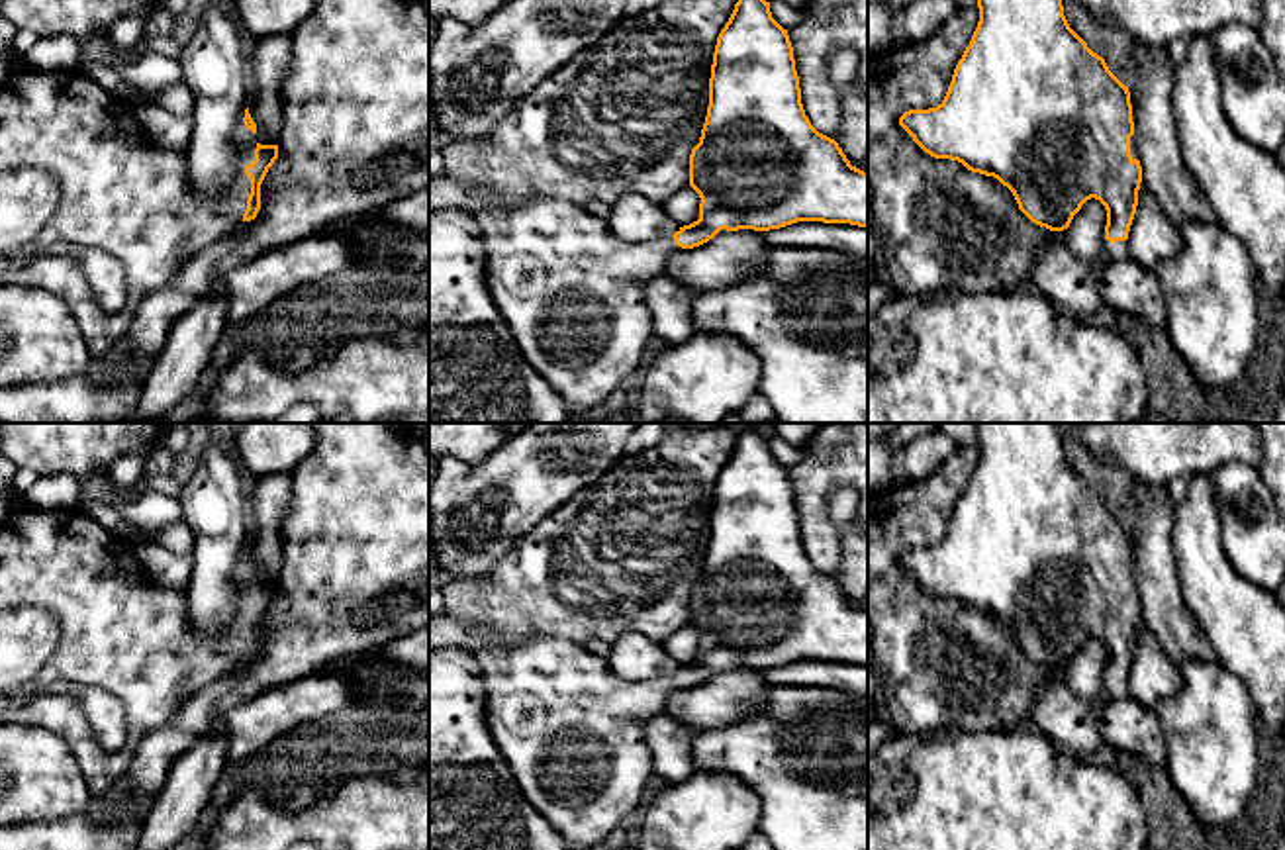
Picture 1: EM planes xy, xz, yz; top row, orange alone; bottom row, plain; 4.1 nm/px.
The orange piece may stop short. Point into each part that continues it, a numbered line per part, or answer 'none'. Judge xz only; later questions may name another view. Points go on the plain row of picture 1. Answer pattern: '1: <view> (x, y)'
1: xz (571, 731)

